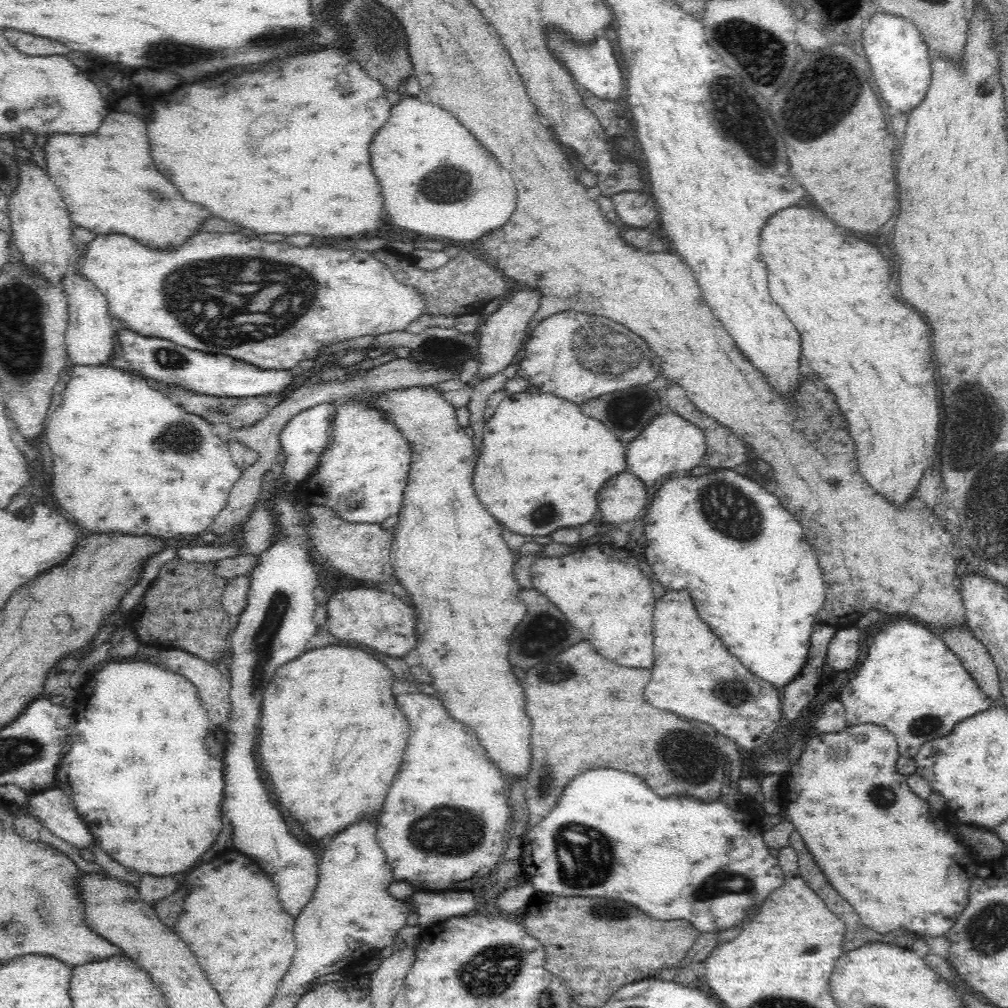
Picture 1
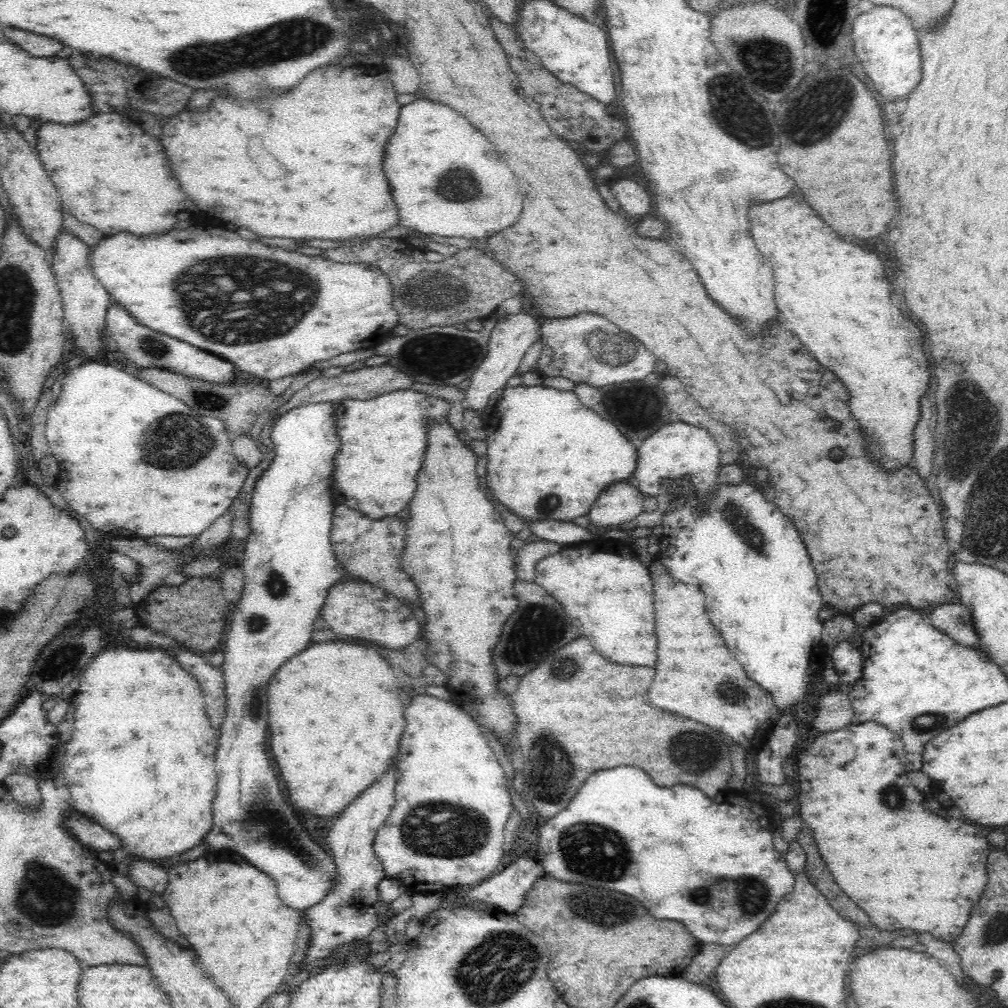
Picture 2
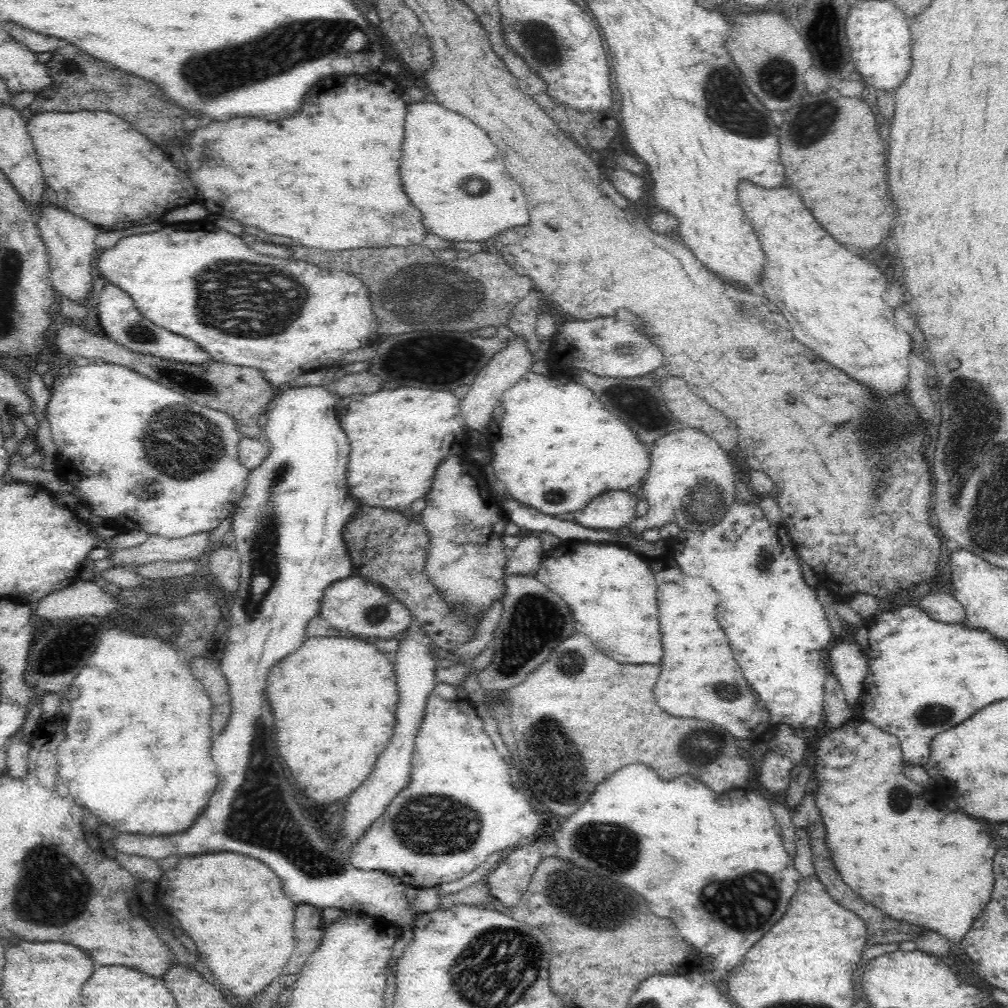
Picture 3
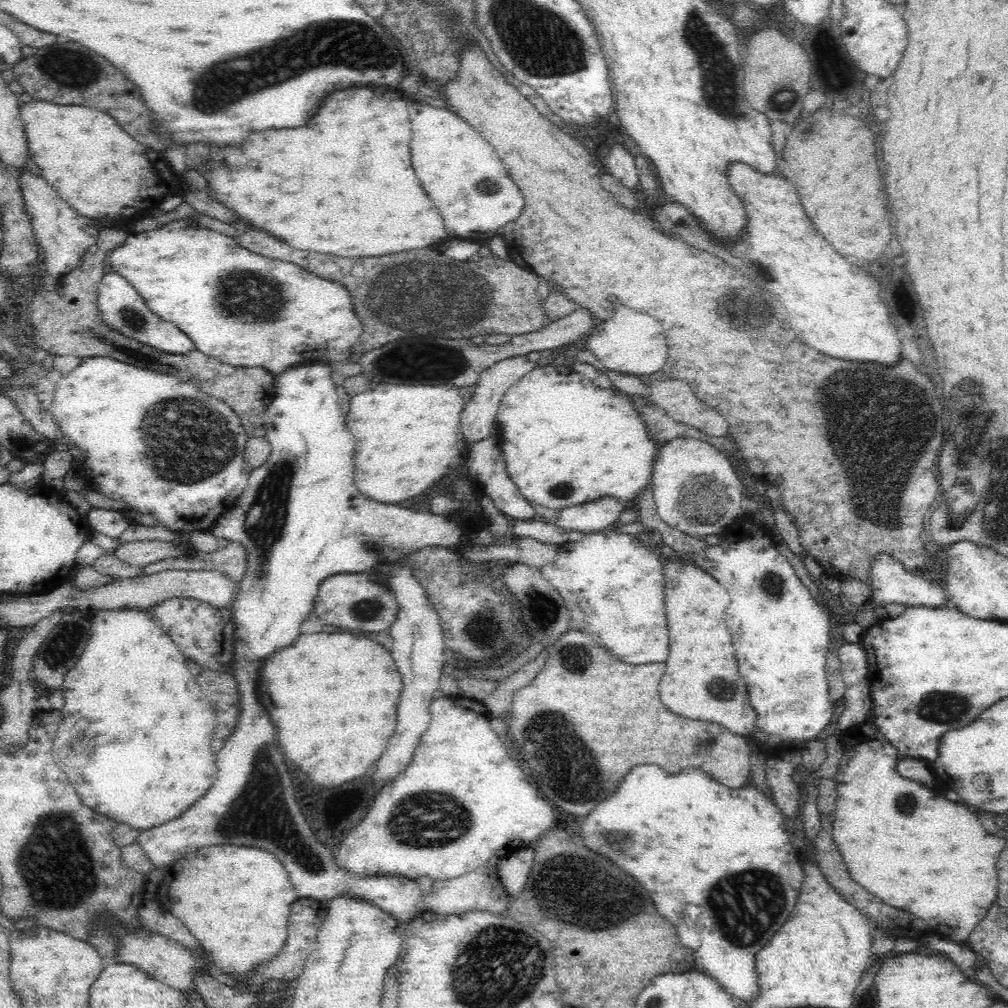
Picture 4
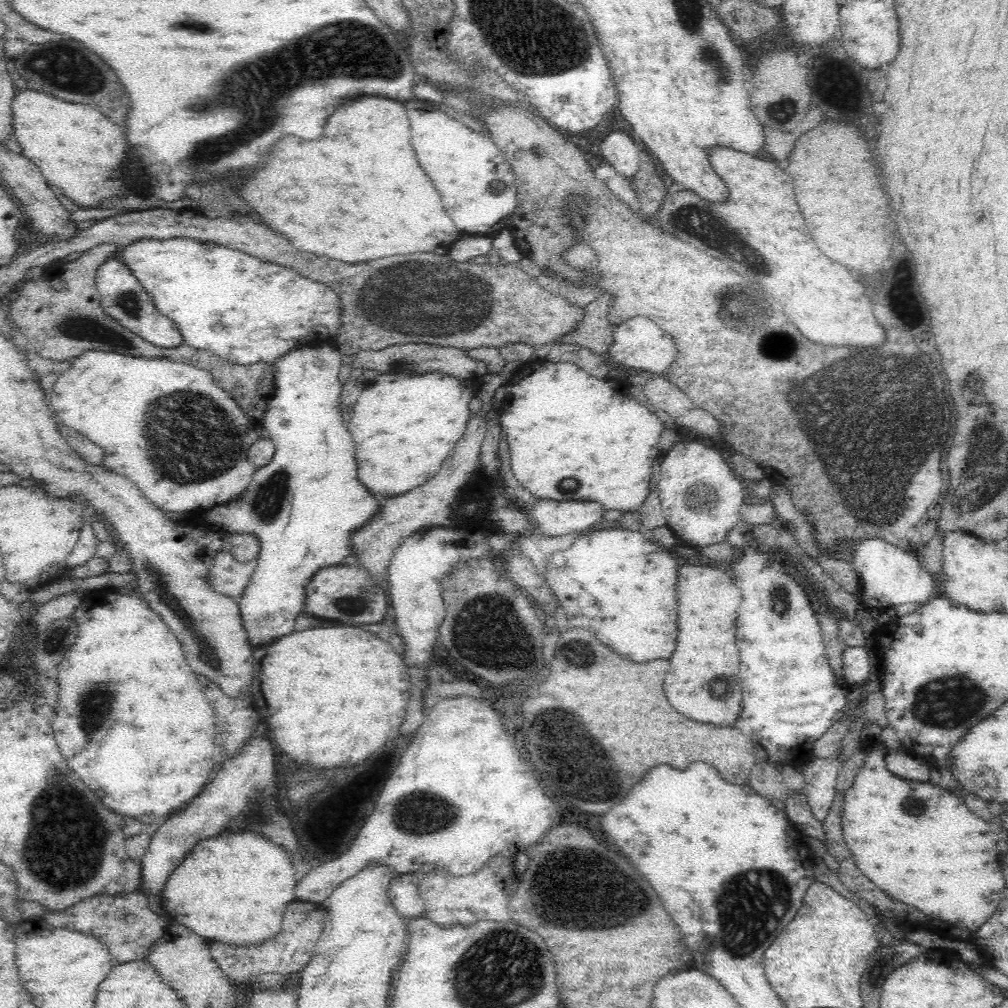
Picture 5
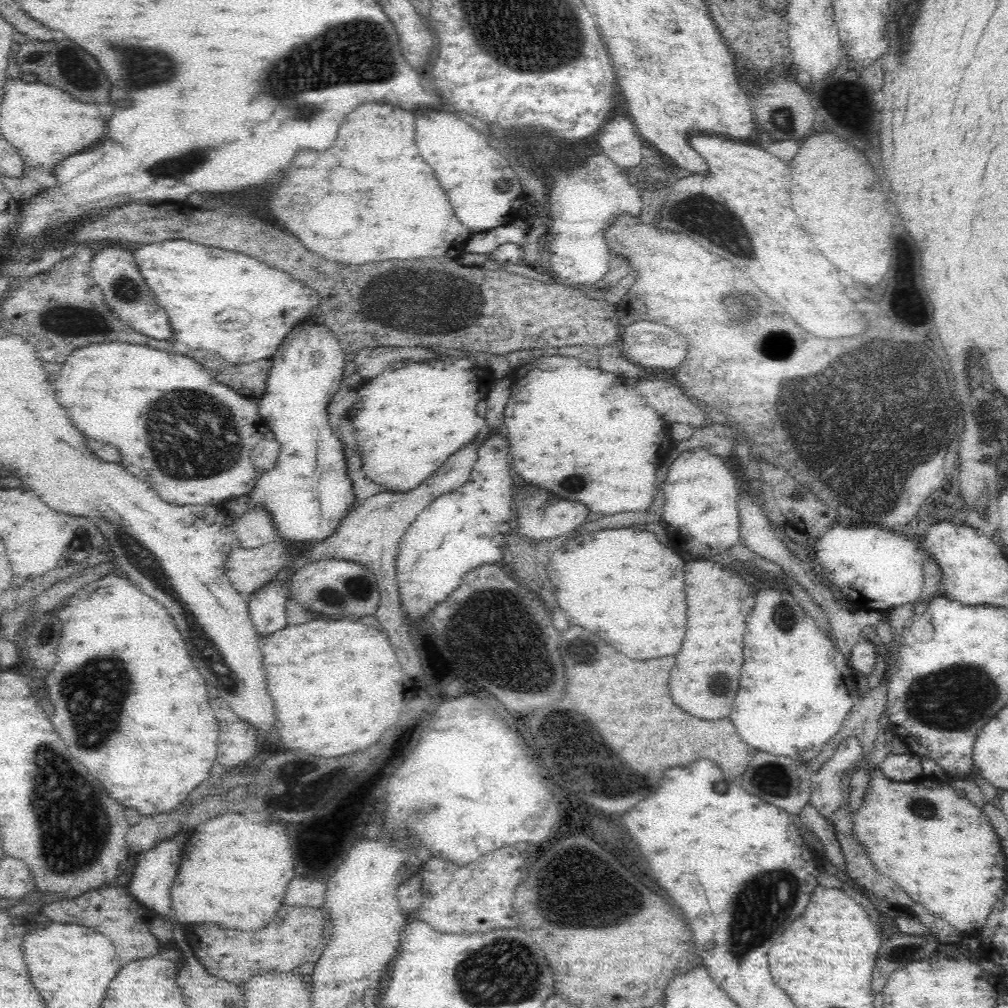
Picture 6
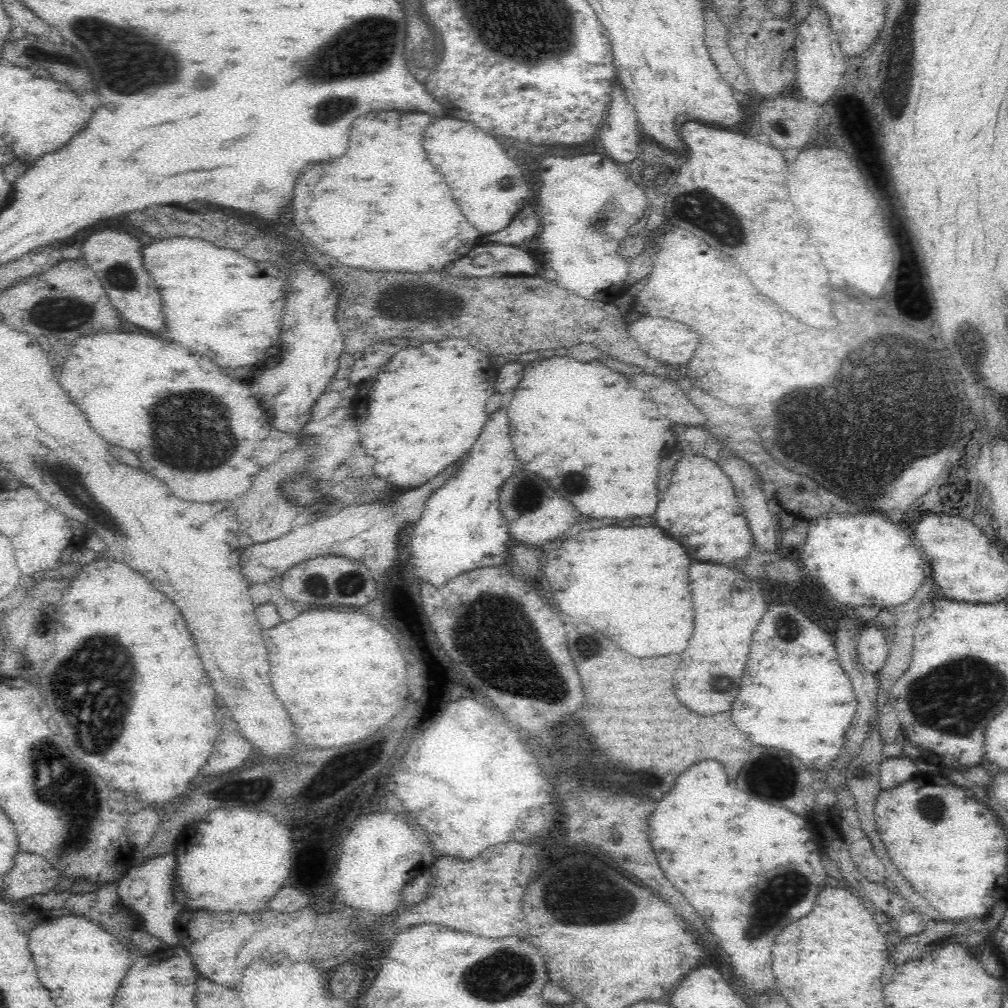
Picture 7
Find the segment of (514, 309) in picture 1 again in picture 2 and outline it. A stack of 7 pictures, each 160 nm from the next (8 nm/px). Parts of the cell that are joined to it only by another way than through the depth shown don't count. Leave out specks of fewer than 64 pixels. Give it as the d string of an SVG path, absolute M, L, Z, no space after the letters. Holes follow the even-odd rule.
M524 310L518 314L503 316L499 319L491 332L486 358L469 378L471 384L464 394L464 400L462 400L463 411L476 411L486 418L484 411L488 406L490 396L498 390L504 390L508 380L518 373L526 351L538 340L540 330L541 326L536 319L525 313Z

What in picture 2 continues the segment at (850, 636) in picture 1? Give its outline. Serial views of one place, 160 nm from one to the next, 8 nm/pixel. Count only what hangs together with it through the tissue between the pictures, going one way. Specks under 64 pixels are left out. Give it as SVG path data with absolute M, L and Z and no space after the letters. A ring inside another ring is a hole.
M846 640L838 644L830 653L834 670L838 675L837 688L852 688L856 686L856 680L862 677L862 656L858 650Z

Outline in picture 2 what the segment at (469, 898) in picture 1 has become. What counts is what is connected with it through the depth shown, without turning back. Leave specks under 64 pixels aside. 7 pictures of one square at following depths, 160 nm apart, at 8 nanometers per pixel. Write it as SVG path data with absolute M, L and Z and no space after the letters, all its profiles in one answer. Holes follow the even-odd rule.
M527 852L520 857L509 857L494 875L472 886L468 896L498 904L501 910L514 916L524 904L526 893L543 874L543 863L538 854Z

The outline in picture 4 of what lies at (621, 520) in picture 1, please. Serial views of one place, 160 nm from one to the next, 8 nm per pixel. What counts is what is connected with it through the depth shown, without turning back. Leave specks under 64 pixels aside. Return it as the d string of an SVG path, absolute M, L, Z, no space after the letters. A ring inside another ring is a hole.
M602 498L590 504L576 504L560 508L557 517L552 519L554 525L567 530L597 533L598 530L617 524L620 512L624 506L616 498Z

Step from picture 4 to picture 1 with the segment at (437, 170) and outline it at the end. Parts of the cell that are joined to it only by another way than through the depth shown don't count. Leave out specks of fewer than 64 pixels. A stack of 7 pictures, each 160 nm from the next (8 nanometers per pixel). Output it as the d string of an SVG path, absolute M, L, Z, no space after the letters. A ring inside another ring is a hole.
M404 98L392 108L388 124L374 136L370 146L372 170L382 186L384 208L392 222L430 238L476 240L506 224L516 208L516 188L506 168L492 168L492 154L444 108L424 104L416 98Z

